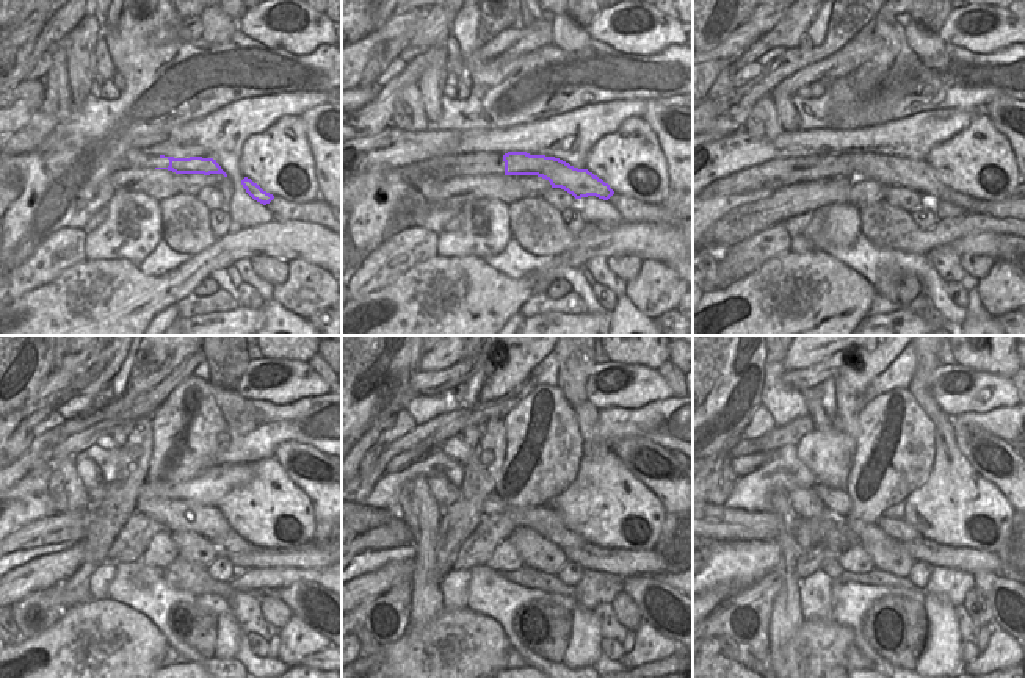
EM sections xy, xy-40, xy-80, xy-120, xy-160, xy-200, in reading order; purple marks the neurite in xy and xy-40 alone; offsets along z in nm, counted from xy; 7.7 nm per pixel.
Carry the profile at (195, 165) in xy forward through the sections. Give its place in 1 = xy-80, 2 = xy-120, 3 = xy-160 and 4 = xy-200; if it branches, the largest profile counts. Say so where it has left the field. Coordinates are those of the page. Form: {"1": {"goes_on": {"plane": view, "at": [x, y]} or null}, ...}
{"1": {"goes_on": {"plane": "xy-80", "at": [892, 171]}}, "2": {"goes_on": {"plane": "xy-120", "at": [174, 515]}}, "3": {"goes_on": {"plane": "xy-160", "at": [543, 515]}}, "4": {"goes_on": {"plane": "xy-200", "at": [837, 501]}}}

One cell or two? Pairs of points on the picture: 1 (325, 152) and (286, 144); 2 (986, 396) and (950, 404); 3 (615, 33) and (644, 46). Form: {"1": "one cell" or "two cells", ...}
{"1": "two cells", "2": "one cell", "3": "one cell"}

